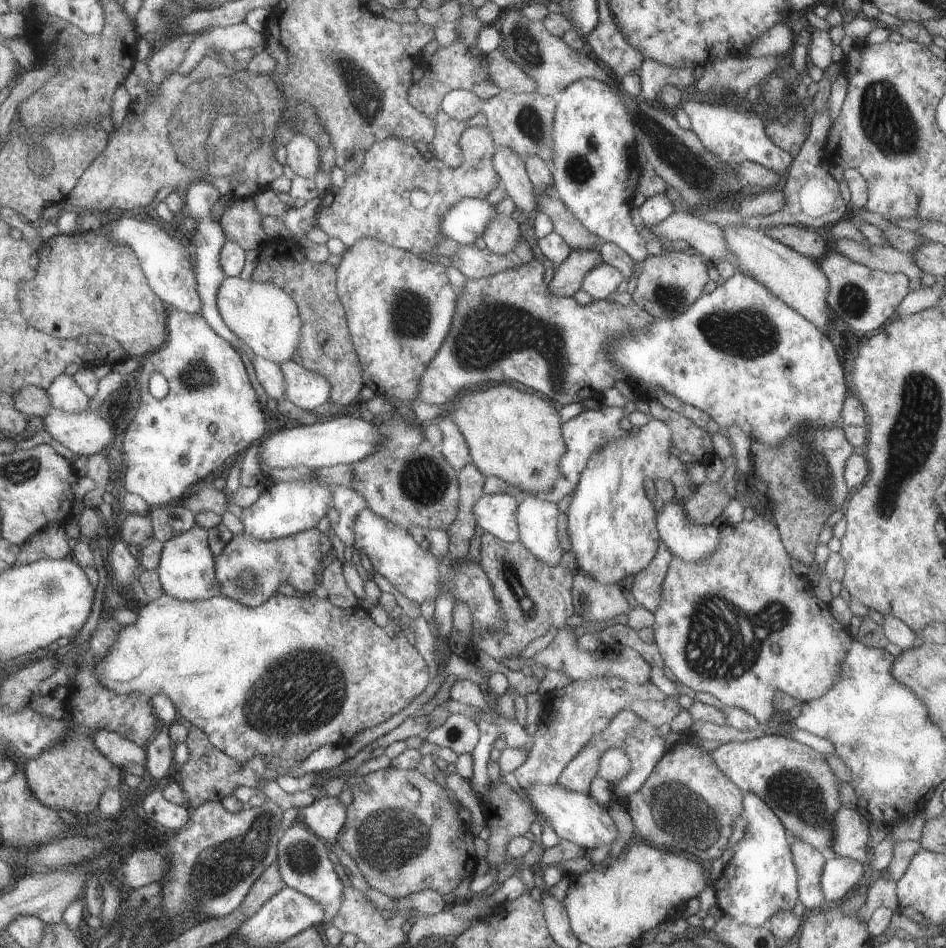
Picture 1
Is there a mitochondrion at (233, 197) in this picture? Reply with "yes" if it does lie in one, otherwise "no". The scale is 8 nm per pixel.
no

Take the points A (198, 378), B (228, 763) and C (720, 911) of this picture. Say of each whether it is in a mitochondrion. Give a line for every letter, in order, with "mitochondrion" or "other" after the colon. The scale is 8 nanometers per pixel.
A: mitochondrion
B: other
C: other

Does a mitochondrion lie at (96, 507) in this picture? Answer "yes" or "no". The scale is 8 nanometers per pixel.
no

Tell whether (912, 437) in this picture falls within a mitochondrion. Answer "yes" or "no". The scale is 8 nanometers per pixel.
yes

